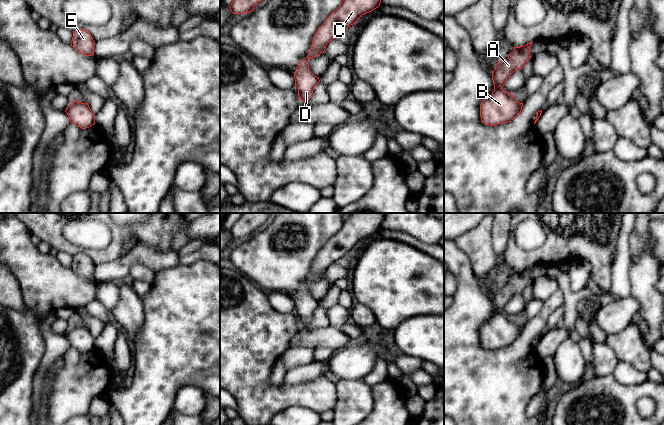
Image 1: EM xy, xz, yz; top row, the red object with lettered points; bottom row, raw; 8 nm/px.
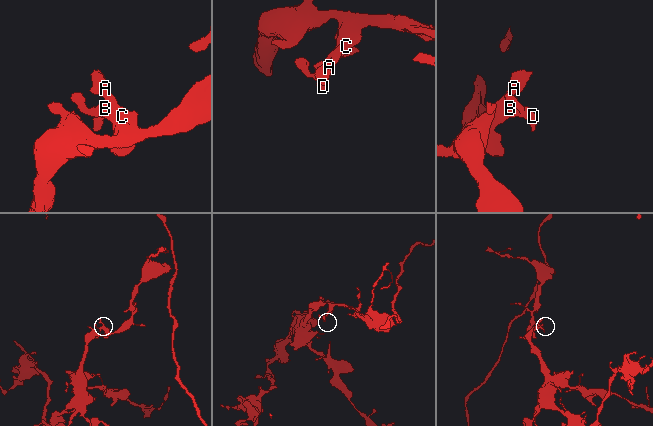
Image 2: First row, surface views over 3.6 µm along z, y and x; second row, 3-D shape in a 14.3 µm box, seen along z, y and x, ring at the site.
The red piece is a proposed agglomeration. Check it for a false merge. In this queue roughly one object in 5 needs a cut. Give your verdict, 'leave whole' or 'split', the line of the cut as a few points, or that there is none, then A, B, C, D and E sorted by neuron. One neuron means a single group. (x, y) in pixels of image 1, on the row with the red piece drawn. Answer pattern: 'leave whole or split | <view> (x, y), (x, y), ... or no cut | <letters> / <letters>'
leave whole | no cut | A B C D E

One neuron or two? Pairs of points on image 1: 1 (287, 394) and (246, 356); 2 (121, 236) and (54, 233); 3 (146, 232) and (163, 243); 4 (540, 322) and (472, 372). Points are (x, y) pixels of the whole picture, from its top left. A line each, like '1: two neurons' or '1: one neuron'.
1: one neuron
2: one neuron
3: one neuron
4: one neuron

